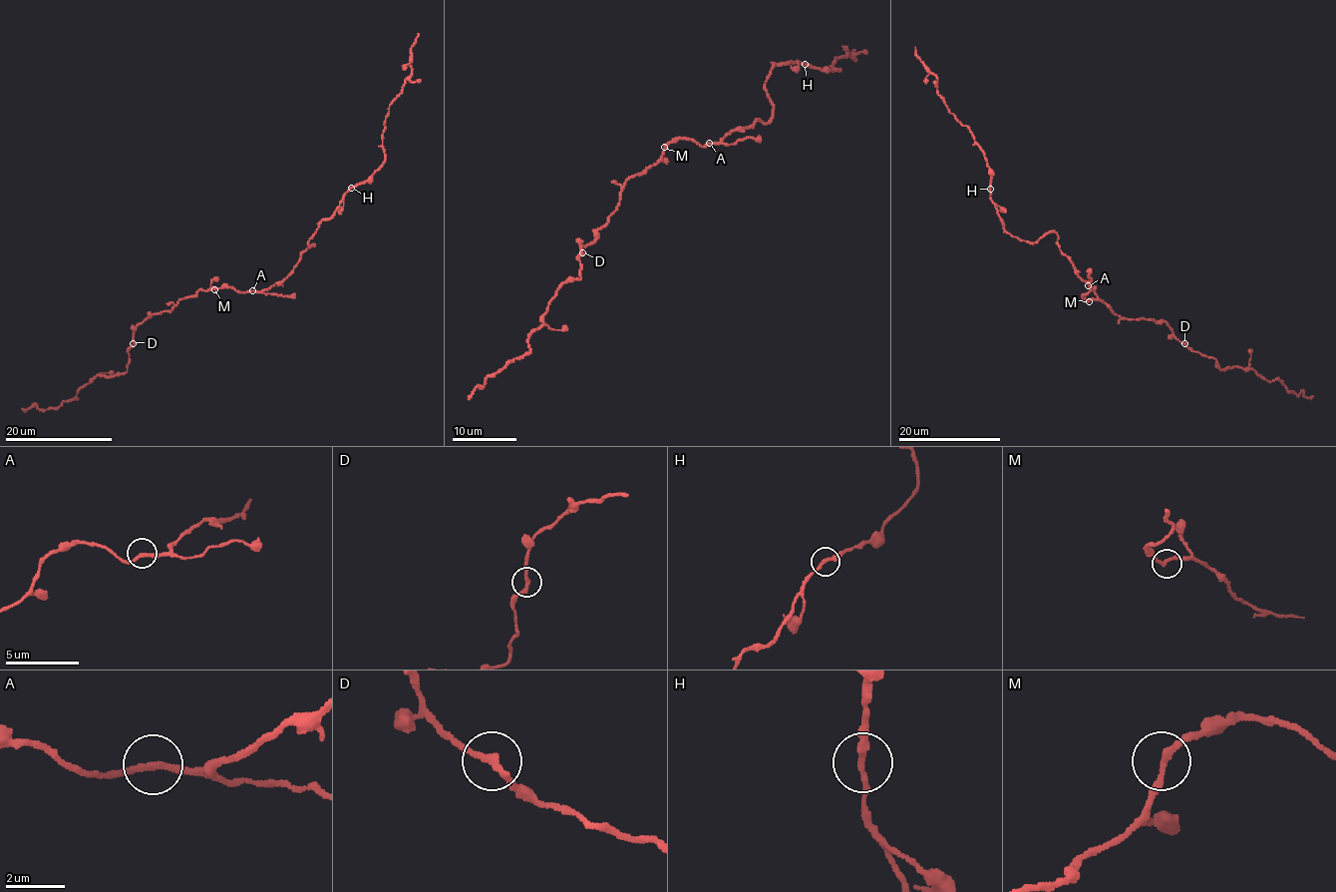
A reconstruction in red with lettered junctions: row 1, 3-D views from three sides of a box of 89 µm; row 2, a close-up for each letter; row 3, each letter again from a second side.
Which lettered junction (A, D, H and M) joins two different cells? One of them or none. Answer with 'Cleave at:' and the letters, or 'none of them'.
Cleave at: none of them

